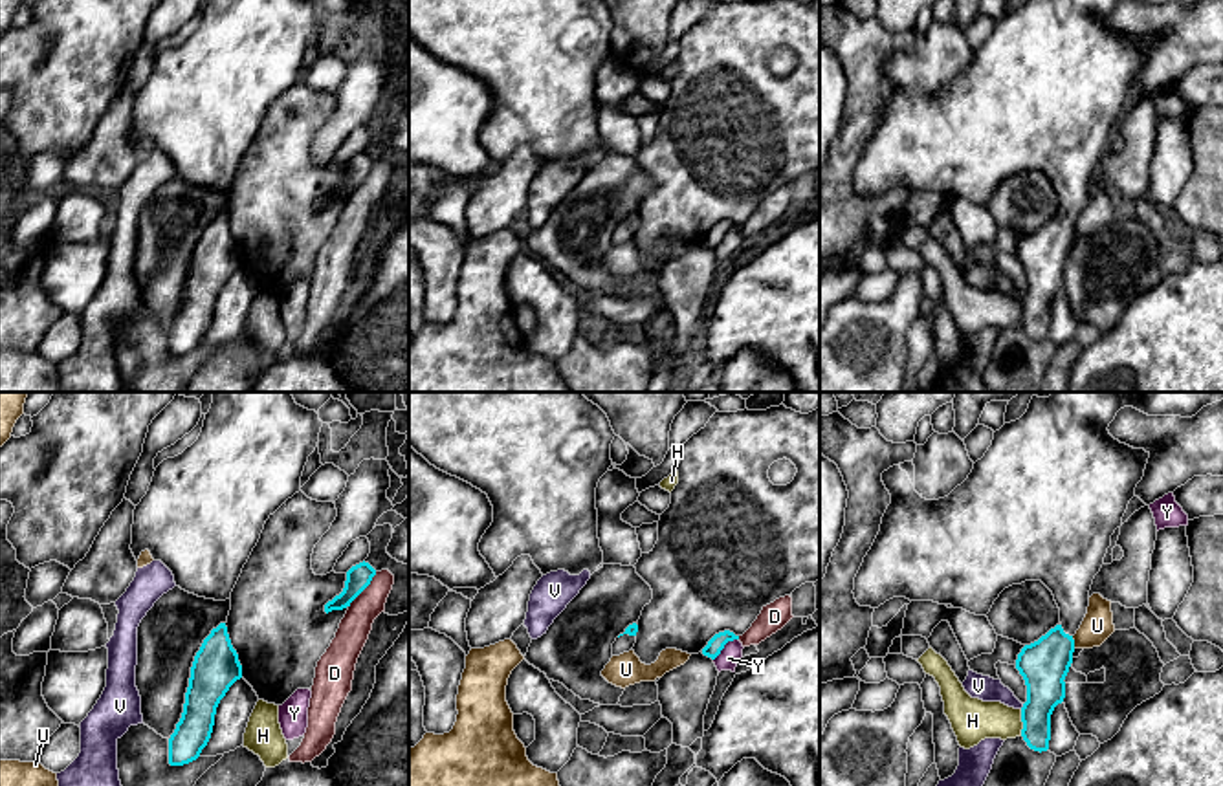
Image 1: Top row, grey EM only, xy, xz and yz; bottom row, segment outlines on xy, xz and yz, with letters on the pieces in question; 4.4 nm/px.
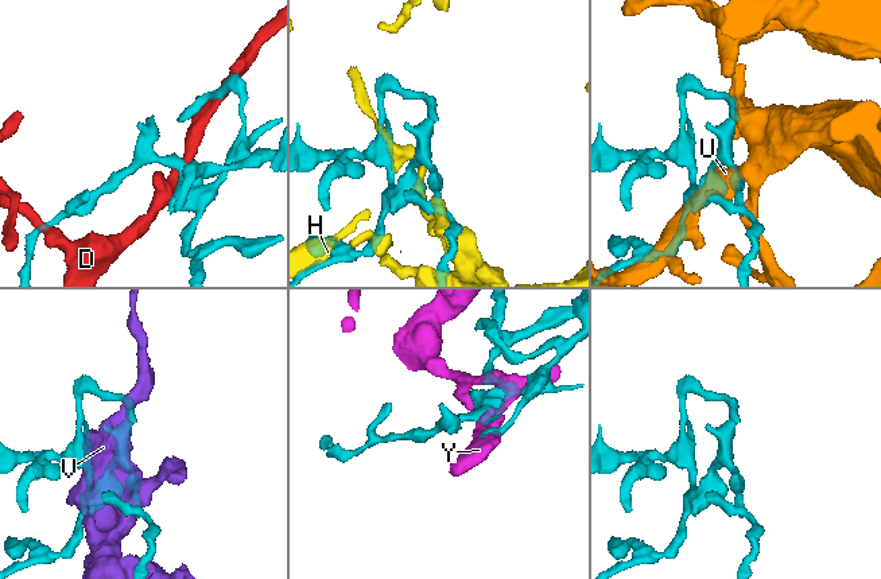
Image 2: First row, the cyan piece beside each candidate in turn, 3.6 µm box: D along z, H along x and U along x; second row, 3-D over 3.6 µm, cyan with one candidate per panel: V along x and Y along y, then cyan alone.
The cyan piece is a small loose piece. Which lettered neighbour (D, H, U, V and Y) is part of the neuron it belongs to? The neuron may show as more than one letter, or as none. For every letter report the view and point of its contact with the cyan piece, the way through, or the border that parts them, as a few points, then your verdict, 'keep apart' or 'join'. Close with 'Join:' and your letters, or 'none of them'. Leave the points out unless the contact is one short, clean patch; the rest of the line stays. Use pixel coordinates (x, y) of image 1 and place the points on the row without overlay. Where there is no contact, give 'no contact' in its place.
D: meets cyan in xy at (363, 178); keep apart
H: meets cyan in yz at (1022, 310); keep apart
U: meets cyan in yz at (1073, 231); keep apart
V: meets cyan in yz at (1024, 295); keep apart
Y: meets cyan in xz at (723, 237); keep apart
Join: none of them

